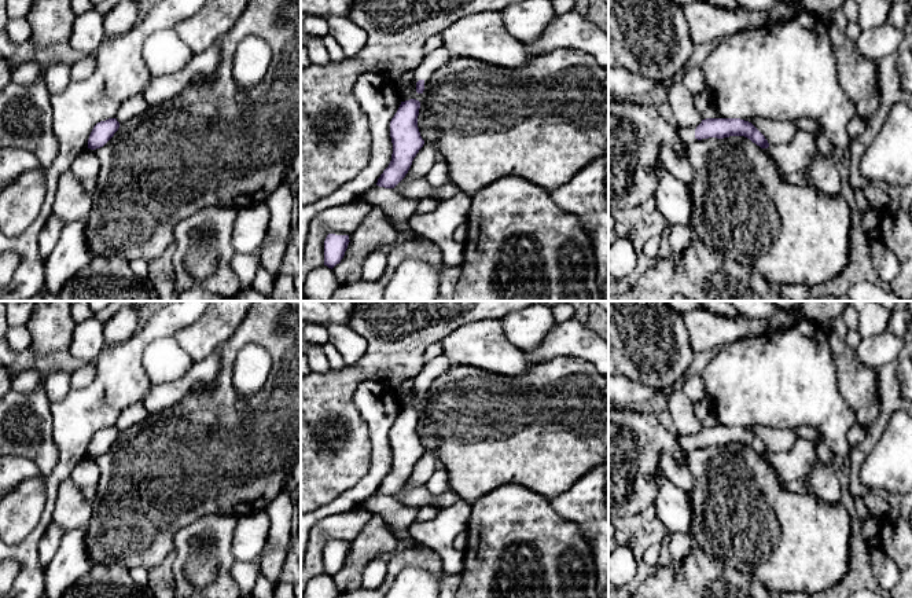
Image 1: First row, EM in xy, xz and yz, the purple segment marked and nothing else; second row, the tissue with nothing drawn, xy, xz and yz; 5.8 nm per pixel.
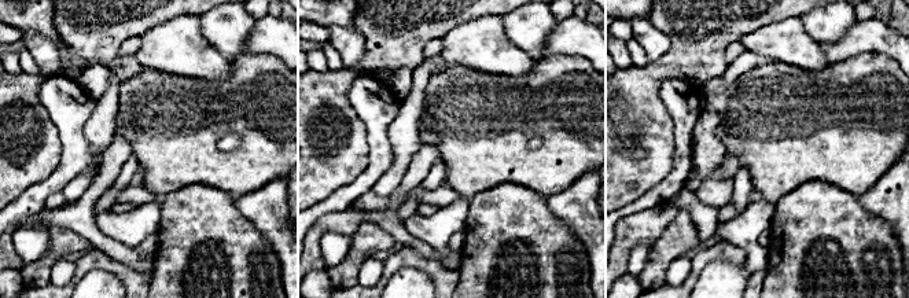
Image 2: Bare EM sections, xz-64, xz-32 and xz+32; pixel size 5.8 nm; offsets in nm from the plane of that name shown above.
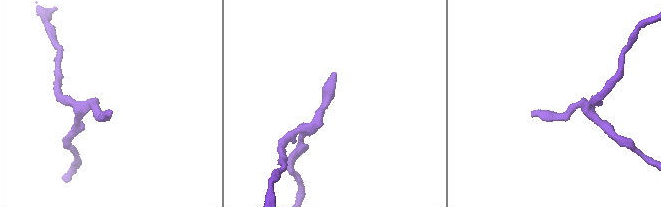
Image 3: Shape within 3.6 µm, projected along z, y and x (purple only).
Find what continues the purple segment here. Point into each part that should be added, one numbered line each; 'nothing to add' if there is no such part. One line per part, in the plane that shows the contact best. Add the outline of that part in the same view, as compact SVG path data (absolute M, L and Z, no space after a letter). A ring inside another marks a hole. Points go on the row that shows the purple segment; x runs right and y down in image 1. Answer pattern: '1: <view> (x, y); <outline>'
1: yz (687, 136); M692 128L677 129L677 133L684 148L687 148L695 140L695 129Z

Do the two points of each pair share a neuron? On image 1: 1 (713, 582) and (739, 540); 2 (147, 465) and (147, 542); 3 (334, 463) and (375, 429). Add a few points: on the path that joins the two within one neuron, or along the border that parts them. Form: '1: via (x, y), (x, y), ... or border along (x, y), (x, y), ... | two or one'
1: border along (697, 546), (709, 556), (753, 576) | two
2: via (147, 484), (147, 523) | one
3: border along (367, 425), (370, 468) | two

